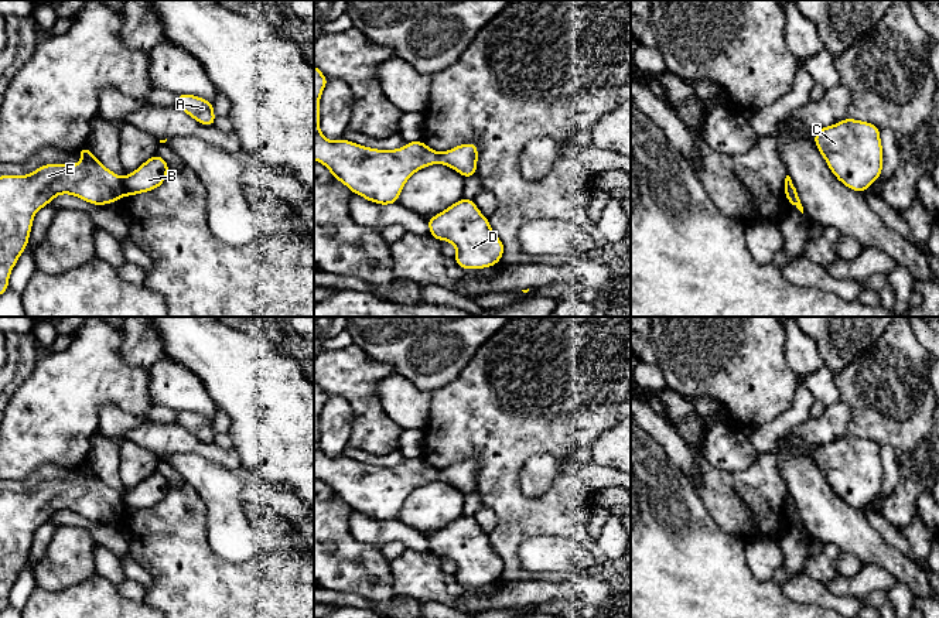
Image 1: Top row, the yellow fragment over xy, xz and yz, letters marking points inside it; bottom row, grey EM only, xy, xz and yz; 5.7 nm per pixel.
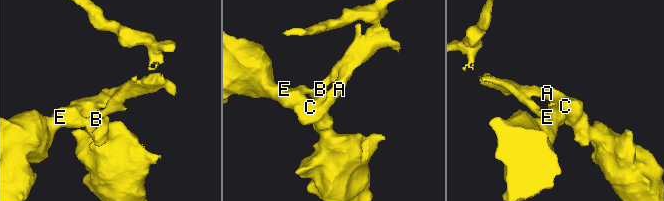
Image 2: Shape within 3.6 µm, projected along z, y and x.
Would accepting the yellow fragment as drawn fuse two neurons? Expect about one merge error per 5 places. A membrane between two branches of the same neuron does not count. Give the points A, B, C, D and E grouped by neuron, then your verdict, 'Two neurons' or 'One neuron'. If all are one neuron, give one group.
Groups: A C D E / B. Two neurons

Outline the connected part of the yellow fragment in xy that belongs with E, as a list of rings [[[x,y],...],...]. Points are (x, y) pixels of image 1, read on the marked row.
[[[88,147],[76,150],[81,164],[44,164],[28,175],[0,177],[0,296],[28,245],[34,215],[61,194],[93,205],[117,202],[123,178],[107,170]]]

